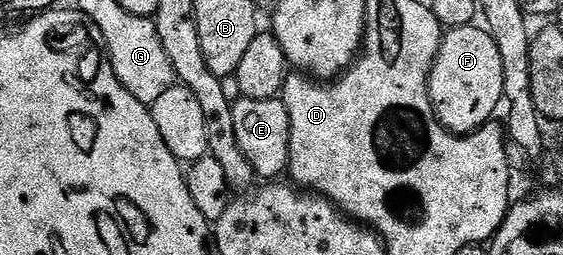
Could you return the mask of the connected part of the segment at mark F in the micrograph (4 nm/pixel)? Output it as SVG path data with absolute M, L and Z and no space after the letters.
M474 24L449 30L442 37L433 71L429 74L429 98L433 101L433 111L437 114L438 120L453 134L471 134L494 117L493 113L496 112L497 105L502 105L504 97L503 60L488 29Z

